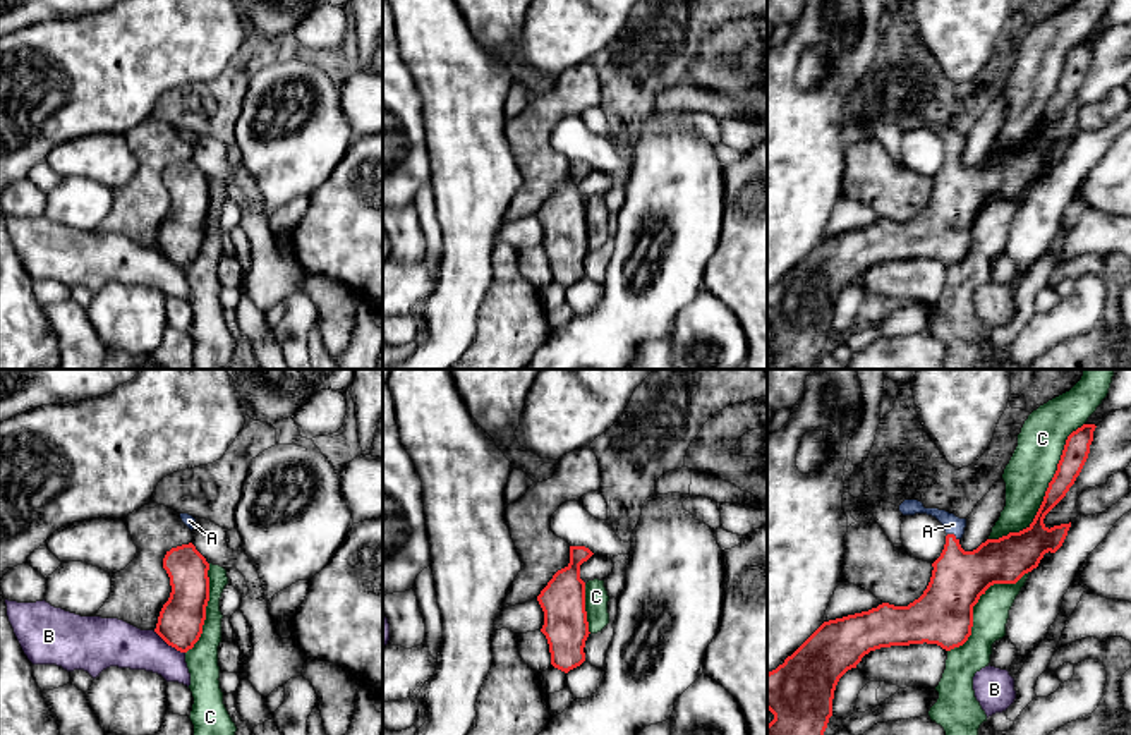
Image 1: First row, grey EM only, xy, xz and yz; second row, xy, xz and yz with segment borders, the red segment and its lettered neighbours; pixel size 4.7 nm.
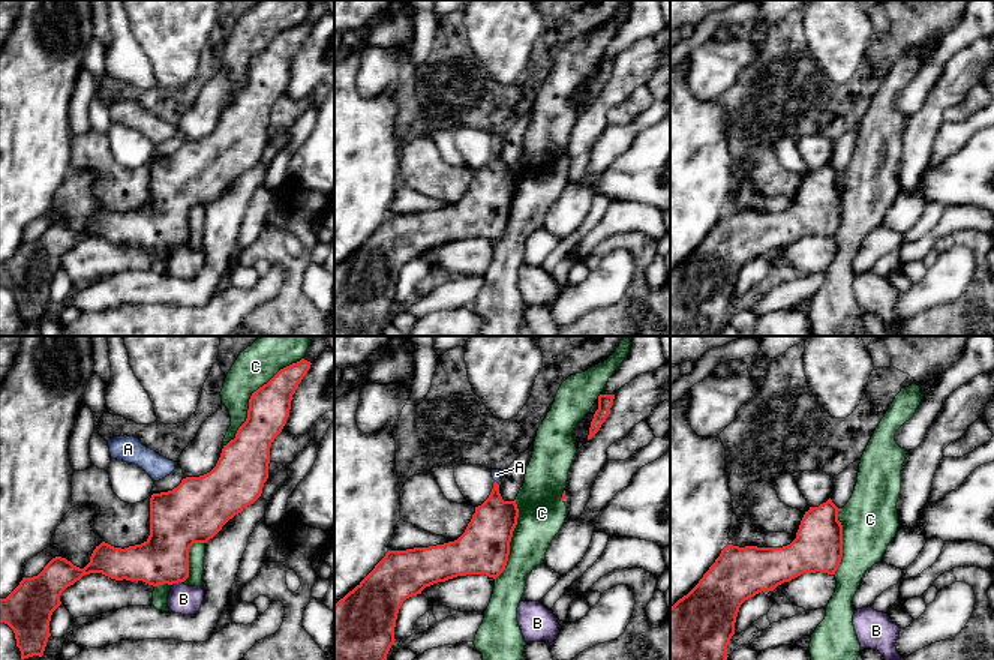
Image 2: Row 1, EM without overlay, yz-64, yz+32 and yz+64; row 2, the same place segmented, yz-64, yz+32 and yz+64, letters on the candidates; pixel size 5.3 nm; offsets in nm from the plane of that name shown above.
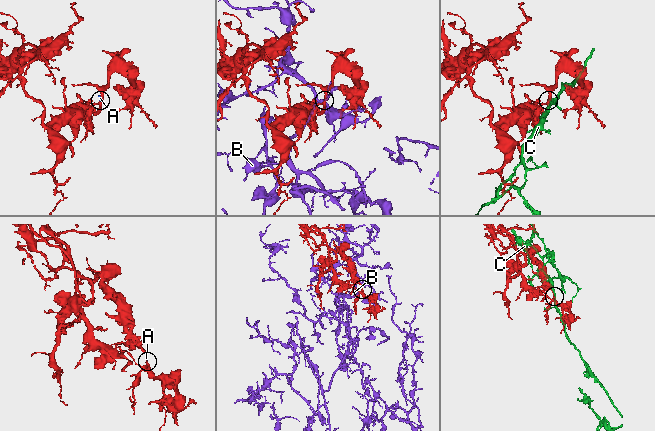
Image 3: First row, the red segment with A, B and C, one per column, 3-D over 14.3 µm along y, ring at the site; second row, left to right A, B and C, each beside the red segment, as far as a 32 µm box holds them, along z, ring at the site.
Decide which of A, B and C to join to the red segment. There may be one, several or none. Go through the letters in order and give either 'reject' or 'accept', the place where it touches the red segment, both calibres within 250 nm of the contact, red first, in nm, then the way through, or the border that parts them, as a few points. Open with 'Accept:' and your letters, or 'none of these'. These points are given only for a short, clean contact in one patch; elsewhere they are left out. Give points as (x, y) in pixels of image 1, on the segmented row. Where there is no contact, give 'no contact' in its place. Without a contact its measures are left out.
Accept: A
A: accept; meets red in yz at (953, 534); 260 nm thick on the red side, 90 nm on the other; runs through yz (960, 577), (953, 560), (953, 534), (953, 524)
B: reject; meets red in xy at (169, 644); 220 nm thick on the red side, 220 nm on the other
C: reject; meets red in yz at (1046, 493); 160 nm thick on the red side, 220 nm on the other

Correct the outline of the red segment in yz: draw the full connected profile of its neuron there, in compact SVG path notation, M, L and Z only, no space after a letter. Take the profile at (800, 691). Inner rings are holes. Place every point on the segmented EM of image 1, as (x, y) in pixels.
M1083 424L1067 436L1033 522L1019 532L987 539L973 551L959 544L966 519L904 500L899 505L903 515L932 515L947 534L940 556L932 563L927 589L908 606L882 603L824 622L783 665L769 671L767 709L774 720L767 725L767 735L824 735L839 678L870 651L923 642L946 651L963 646L971 635L973 606L980 596L994 584L1016 584L1038 567L1045 553L1062 546L1071 522L1049 529L1043 519L1080 476L1095 428Z

